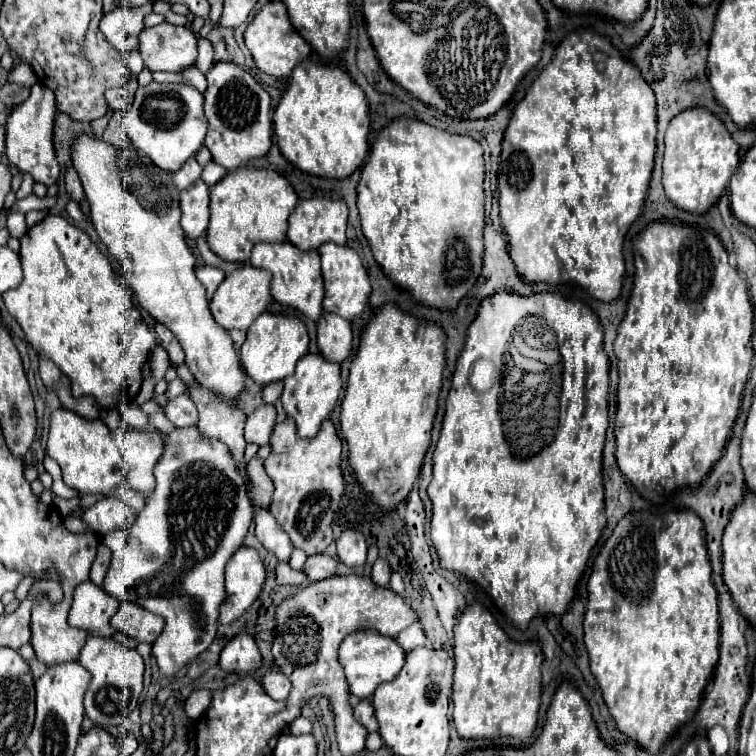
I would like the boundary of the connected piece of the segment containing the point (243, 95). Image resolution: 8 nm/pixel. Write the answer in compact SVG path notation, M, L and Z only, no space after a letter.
M218 62L210 68L210 72L206 74L206 80L208 80L208 88L204 92L204 112L210 122L210 128L208 128L208 136L204 144L212 152L212 160L216 164L222 164L226 170L236 170L244 166L248 160L266 156L272 146L272 118L270 118L268 92L238 64Z

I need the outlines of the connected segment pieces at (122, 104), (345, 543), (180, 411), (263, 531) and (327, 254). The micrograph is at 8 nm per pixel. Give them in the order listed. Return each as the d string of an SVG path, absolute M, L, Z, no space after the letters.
M128 82L122 88L108 88L106 90L108 106L112 110L126 110L134 100L134 88L136 88L136 82Z
M344 530L336 540L338 546L338 562L348 568L362 566L366 562L366 540L356 530Z
M182 394L174 400L168 400L164 412L166 412L168 420L178 428L198 424L198 410L196 410L196 406L188 394Z
M258 510L254 522L256 522L256 538L260 540L260 544L266 550L274 552L276 558L288 562L290 552L292 552L292 542L286 536L286 532L278 526L272 512L270 510Z
M324 244L318 250L318 254L322 258L322 276L324 276L324 288L326 288L324 310L344 316L346 320L352 320L354 316L358 316L364 310L364 306L372 294L370 278L368 278L366 268L362 266L360 256L352 248L338 246L338 244Z

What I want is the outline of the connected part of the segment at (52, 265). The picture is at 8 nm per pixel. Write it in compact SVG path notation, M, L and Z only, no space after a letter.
M48 214L42 222L28 228L20 240L22 282L2 294L8 312L22 326L28 344L42 352L72 382L72 396L90 396L102 410L118 410L130 404L142 386L142 364L148 358L154 334L134 304L132 288L116 280L108 258L96 248L88 234L72 226L66 218Z

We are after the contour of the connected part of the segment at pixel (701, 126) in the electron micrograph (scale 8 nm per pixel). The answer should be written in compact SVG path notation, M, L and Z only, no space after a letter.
M688 108L680 112L664 136L664 164L662 164L662 184L666 198L676 204L676 208L690 214L708 212L724 194L728 180L740 164L738 144L732 140L726 126L706 108Z

